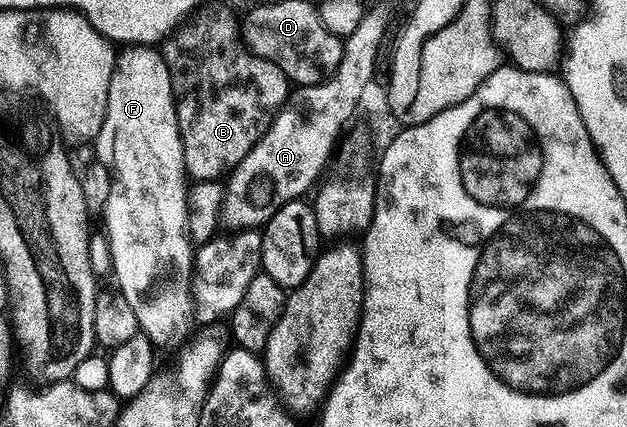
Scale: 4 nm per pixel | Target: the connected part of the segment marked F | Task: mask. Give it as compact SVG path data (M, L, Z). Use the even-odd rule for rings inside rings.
M129 43L122 49L125 50L120 50L117 53L117 62L113 68L111 83L107 91L107 111L103 119L103 127L95 139L97 157L109 169L113 179L111 183L111 195L107 195L107 207L103 214L103 220L105 220L103 233L109 239L109 250L111 251L111 259L113 260L111 277L117 280L116 288L127 299L127 303L131 303L132 309L135 310L138 330L144 333L153 342L154 346L174 345L174 347L177 347L190 336L189 324L194 324L195 321L193 315L193 293L191 290L193 254L195 249L190 242L189 228L187 227L187 199L185 198L187 192L187 174L185 171L185 156L183 155L181 132L179 131L179 123L177 122L177 102L173 91L173 77L170 75L169 68L165 62L165 54L160 48L154 47L152 44Z

